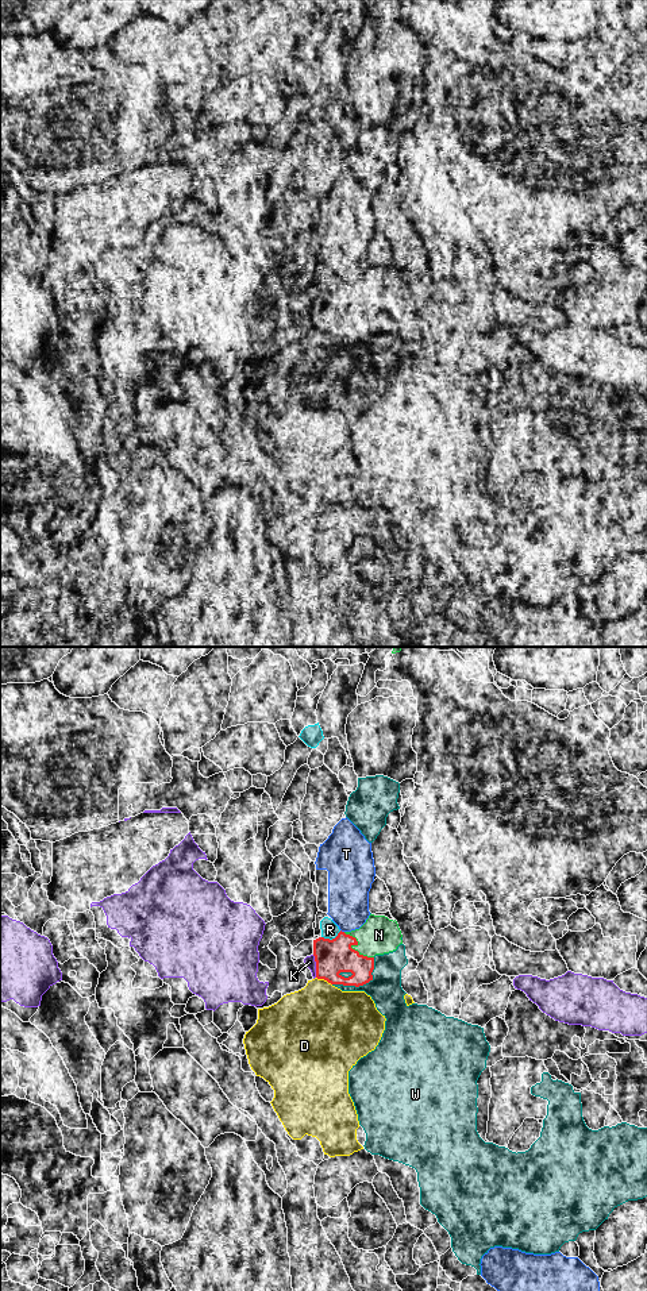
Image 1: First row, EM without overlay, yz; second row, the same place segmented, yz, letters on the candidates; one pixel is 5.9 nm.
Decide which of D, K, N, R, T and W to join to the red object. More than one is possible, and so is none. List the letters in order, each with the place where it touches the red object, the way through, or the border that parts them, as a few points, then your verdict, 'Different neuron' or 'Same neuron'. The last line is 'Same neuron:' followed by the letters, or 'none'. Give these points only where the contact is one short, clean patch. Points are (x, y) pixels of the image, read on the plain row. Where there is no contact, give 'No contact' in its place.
D: Touches red at yz (324, 331). Different neuron
K: Touches red at yz (316, 318). Different neuron
N: Touches red at yz (350, 299). Same neuron
R: Touches red at yz (332, 291). Different neuron
T: Touches red at yz (341, 282). Different neuron
W: Touches red at yz (362, 336). Different neuron
Same neuron: N

